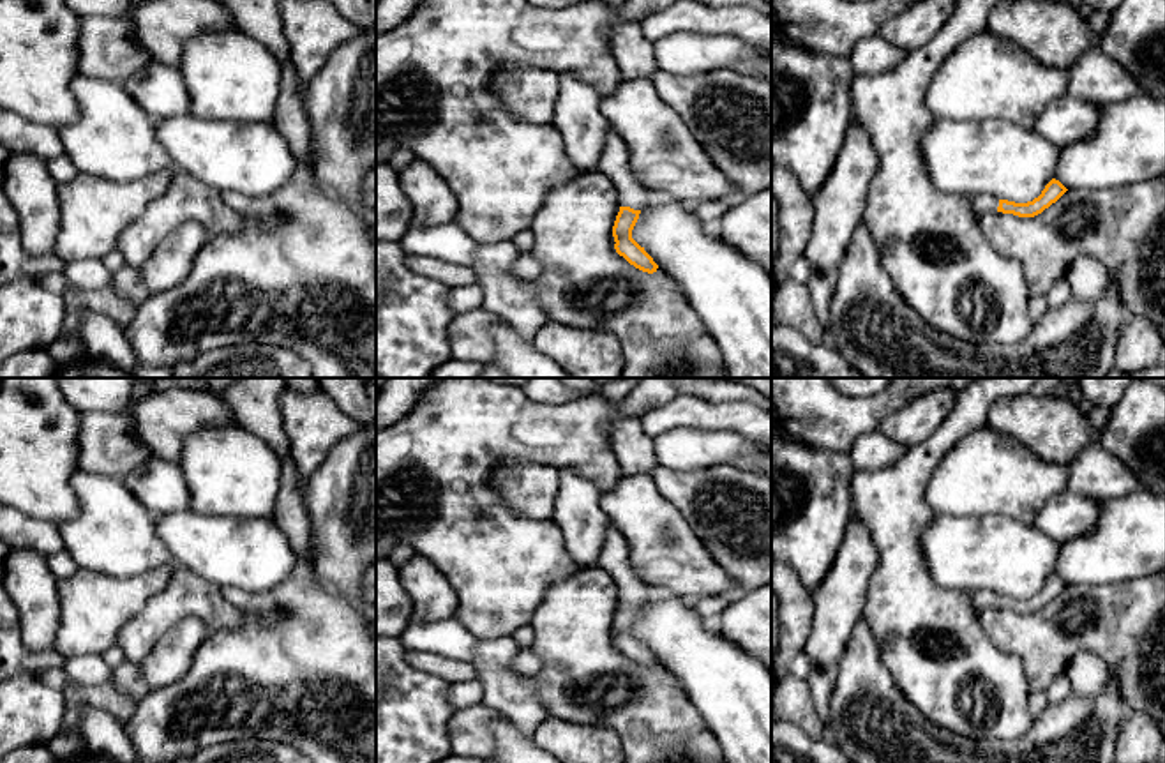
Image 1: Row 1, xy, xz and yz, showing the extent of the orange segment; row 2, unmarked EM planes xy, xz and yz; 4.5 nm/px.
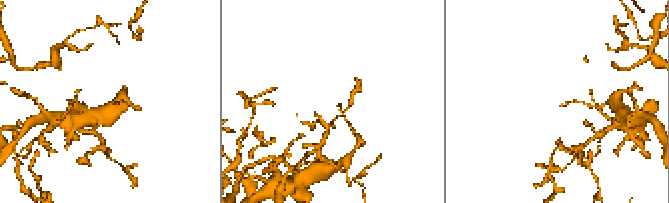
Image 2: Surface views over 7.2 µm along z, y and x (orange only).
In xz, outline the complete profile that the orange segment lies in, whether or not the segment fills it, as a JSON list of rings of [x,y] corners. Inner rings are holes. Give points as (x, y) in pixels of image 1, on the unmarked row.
[[[613,526],[605,532],[598,567],[614,579],[620,592],[621,602],[613,622],[616,648],[643,668],[657,668],[658,661],[644,646],[644,643],[632,634],[632,625],[644,601],[667,599],[673,593],[660,585],[644,583],[634,572],[628,560],[627,539]]]

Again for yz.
[[[1052,574],[1041,590],[1027,599],[1015,599],[1008,595],[997,595],[990,590],[974,590],[969,592],[971,602],[976,611],[981,611],[985,608],[1003,608],[1003,609],[1013,609],[1018,613],[1034,613],[1041,609],[1045,604],[1048,604],[1052,599],[1056,599],[1068,585],[1056,574]]]

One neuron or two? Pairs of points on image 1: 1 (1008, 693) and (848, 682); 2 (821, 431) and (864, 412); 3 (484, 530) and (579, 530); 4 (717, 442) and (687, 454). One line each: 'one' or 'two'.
1: two
2: one
3: two
4: one

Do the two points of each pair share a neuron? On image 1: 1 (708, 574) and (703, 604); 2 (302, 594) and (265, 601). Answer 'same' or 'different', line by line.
1: different
2: different

